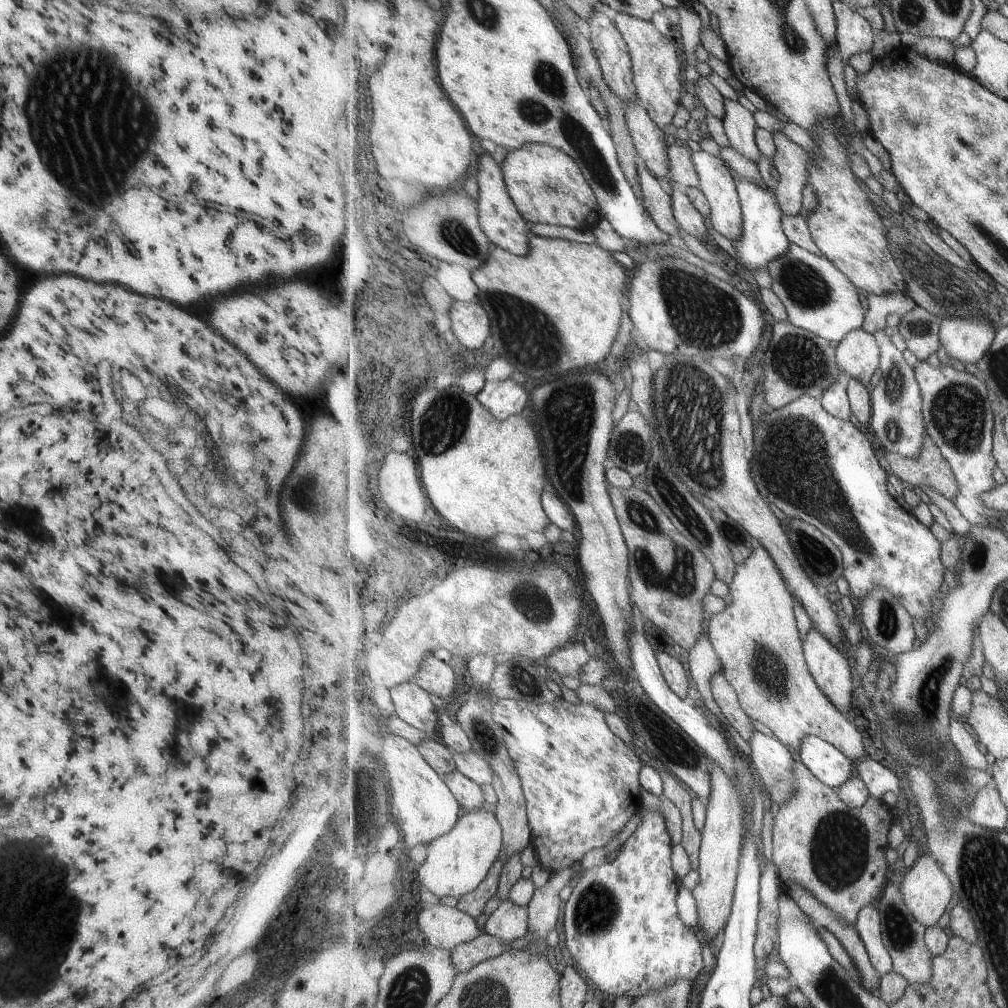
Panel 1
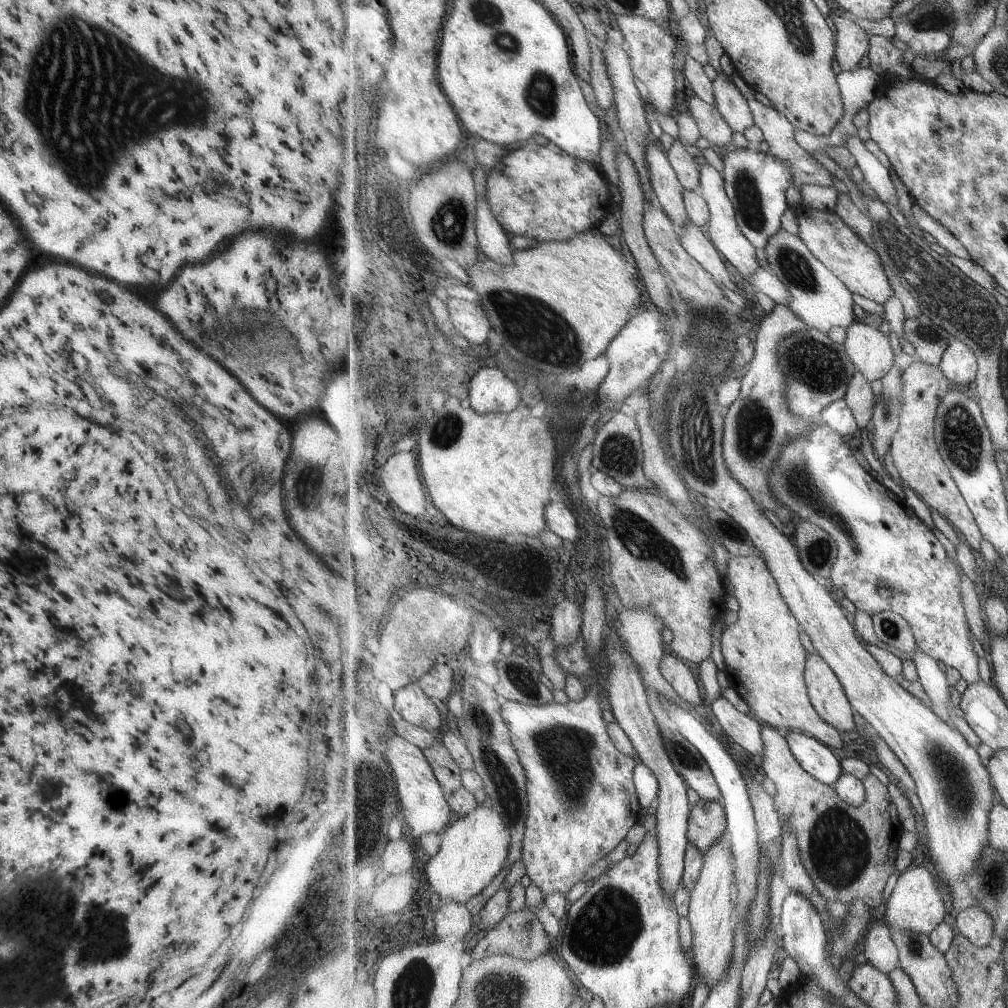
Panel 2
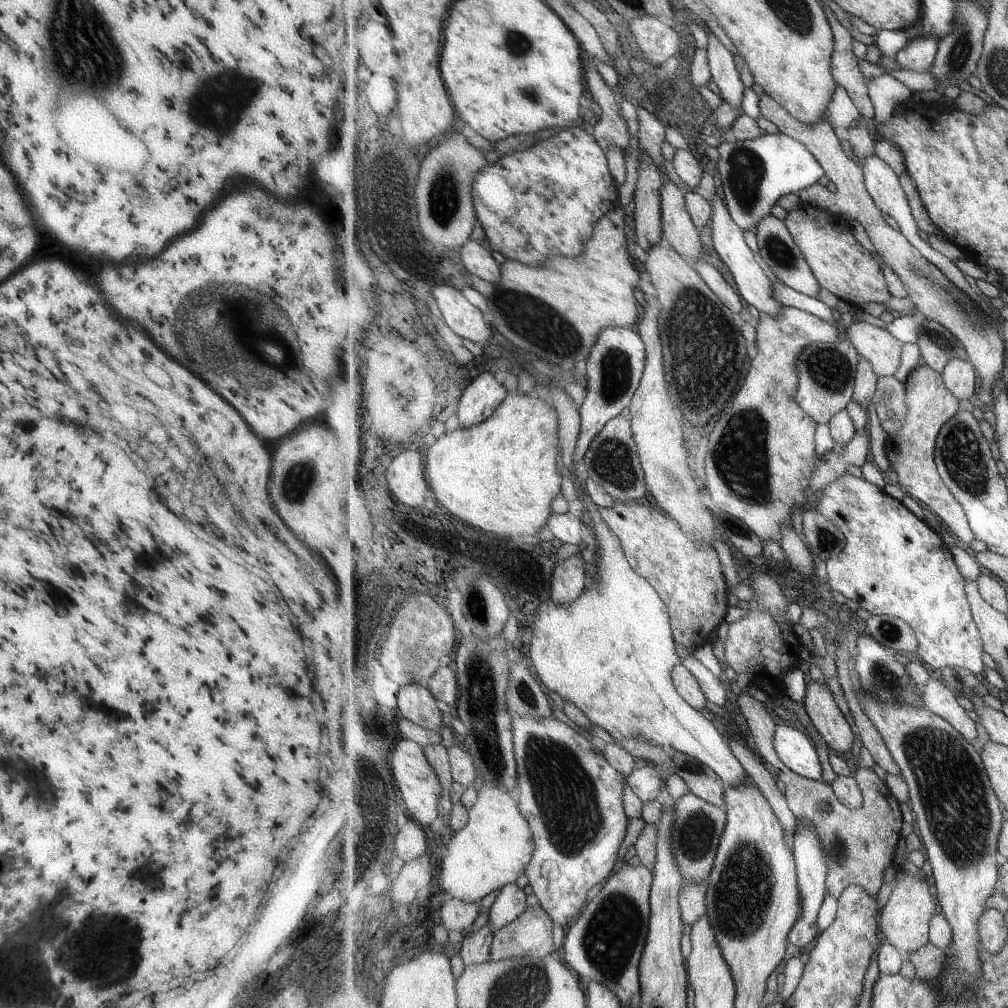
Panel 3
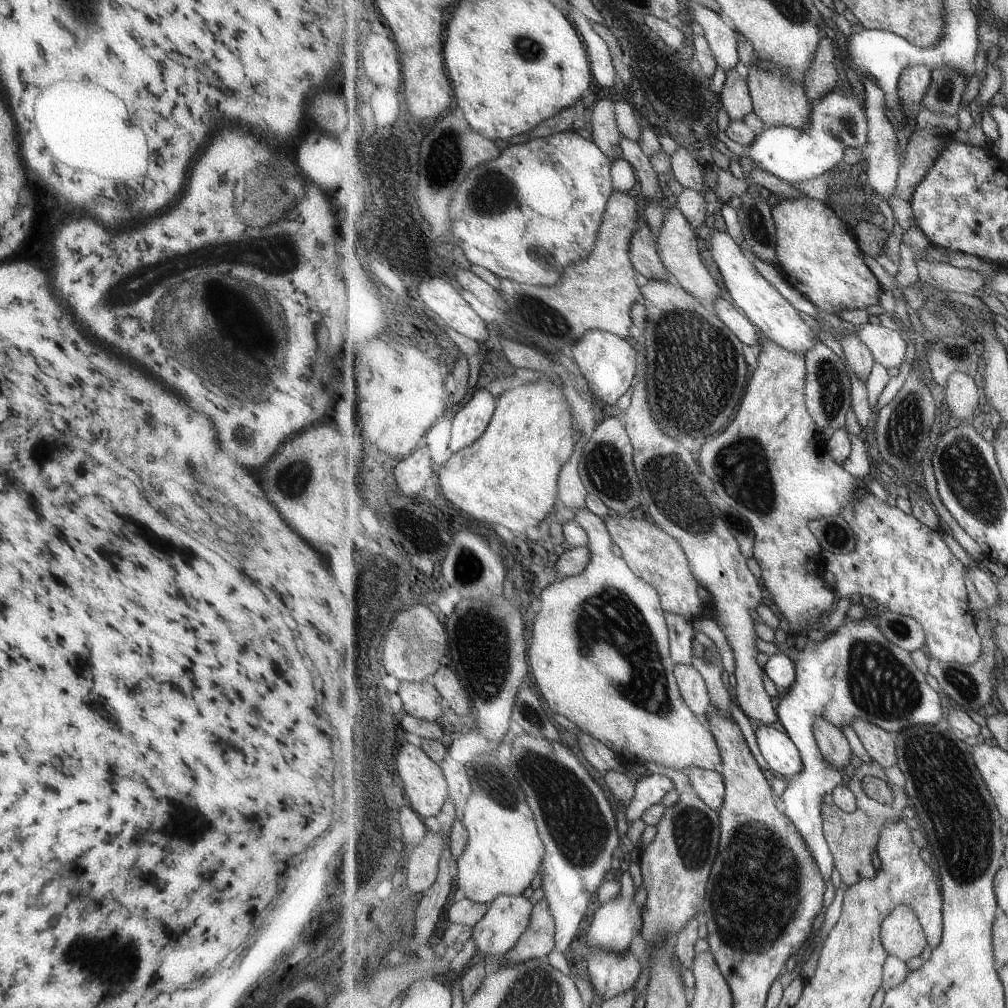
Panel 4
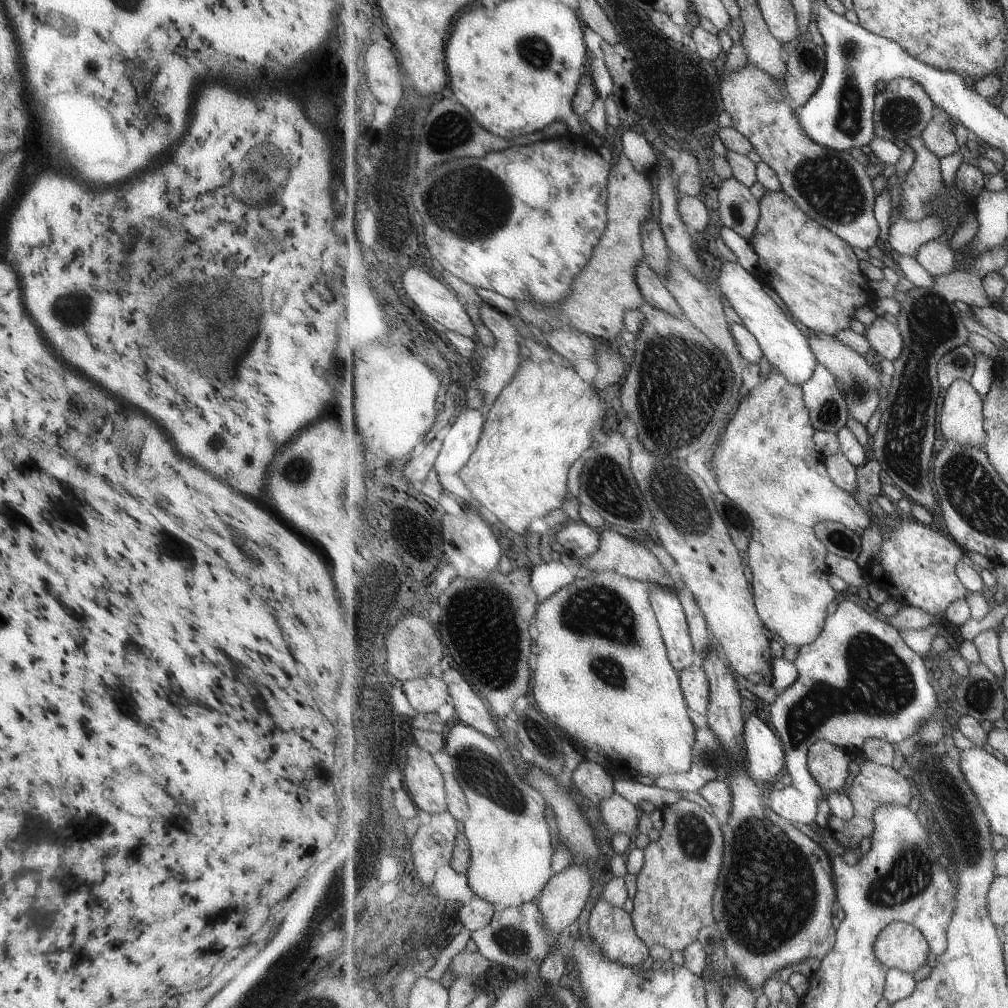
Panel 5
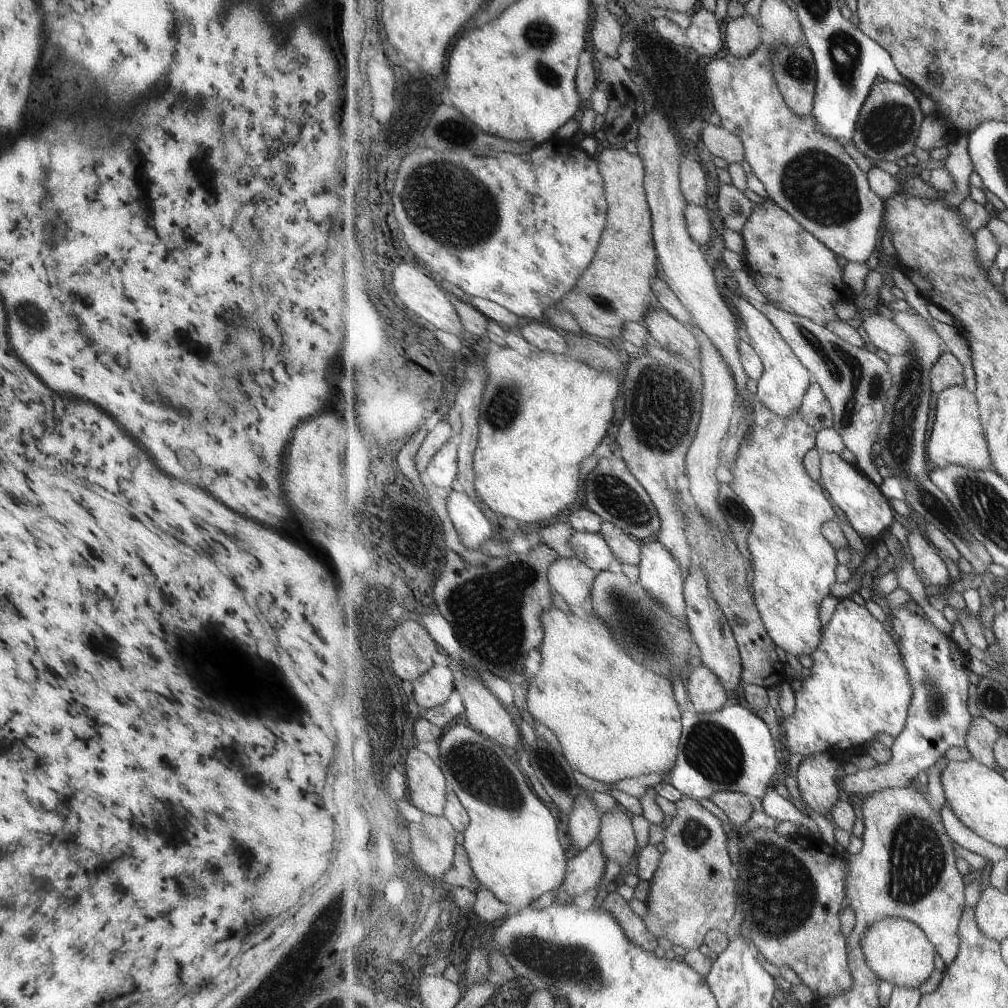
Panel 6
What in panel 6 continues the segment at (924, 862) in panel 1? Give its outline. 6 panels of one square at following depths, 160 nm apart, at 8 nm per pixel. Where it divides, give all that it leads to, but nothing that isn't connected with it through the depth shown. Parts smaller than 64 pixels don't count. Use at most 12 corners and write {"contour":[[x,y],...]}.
{"contour":[[878,920],[864,934],[873,972],[917,989],[937,947],[912,920]]}

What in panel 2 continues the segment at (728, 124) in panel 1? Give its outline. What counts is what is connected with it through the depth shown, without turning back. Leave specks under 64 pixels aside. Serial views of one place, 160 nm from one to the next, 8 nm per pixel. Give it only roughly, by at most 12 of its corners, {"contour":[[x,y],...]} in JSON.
{"contour":[[721,73],[714,80],[716,107],[743,134],[755,125],[749,101]]}

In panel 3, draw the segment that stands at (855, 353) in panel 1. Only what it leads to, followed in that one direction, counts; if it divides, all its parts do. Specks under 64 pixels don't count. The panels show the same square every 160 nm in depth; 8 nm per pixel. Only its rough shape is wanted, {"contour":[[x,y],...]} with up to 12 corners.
{"contour":[[851,324],[847,338],[879,377],[901,366],[903,343],[887,328]]}

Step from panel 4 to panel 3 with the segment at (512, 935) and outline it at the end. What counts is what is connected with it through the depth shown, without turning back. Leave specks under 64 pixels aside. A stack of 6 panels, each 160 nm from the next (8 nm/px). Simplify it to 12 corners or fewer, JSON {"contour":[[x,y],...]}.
{"contour":[[504,886],[490,908],[495,932],[527,909],[527,894]]}

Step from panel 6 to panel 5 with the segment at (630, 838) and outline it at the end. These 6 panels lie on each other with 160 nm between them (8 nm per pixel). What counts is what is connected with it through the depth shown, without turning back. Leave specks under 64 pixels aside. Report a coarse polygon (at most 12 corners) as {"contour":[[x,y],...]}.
{"contour":[[614,792],[602,800],[603,822],[613,833],[633,836],[638,805]]}

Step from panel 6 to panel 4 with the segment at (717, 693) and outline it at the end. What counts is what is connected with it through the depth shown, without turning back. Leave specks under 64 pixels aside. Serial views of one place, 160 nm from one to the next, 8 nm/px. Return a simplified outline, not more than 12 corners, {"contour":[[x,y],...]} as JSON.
{"contour":[[693,664],[676,665],[684,699],[695,714],[707,715],[712,698]]}

